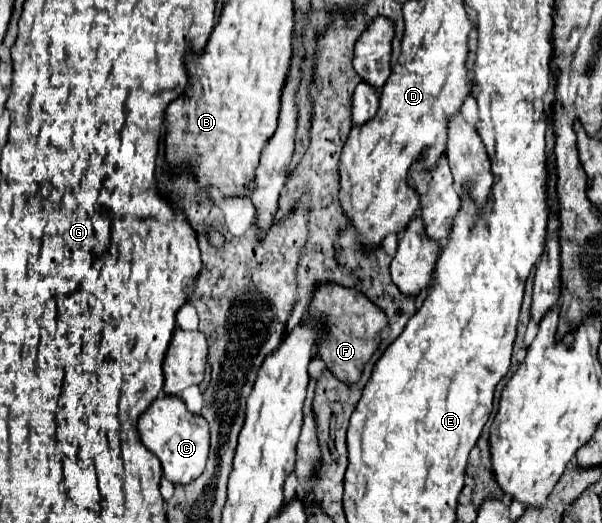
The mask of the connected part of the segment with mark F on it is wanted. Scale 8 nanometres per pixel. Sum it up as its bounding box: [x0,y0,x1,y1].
[307,284,389,384]

